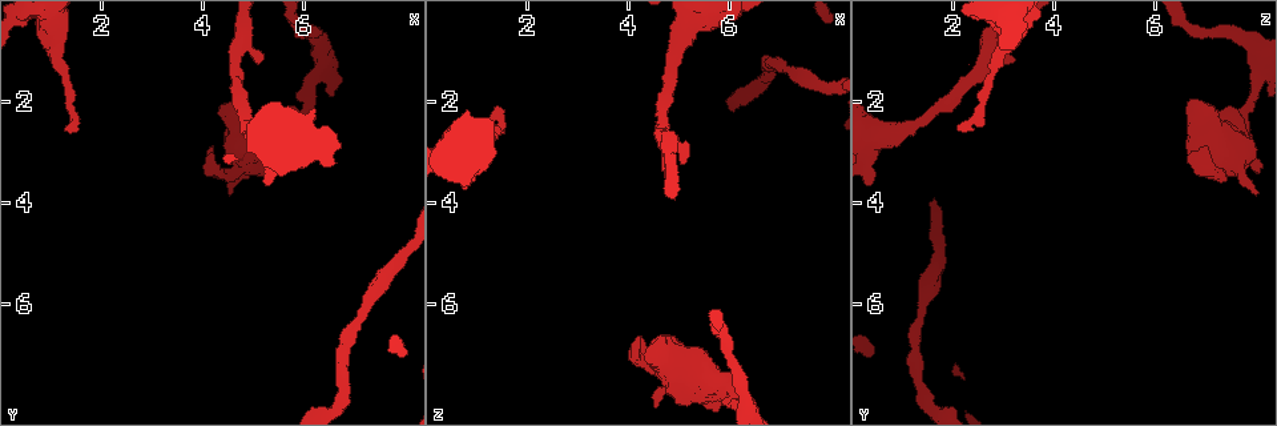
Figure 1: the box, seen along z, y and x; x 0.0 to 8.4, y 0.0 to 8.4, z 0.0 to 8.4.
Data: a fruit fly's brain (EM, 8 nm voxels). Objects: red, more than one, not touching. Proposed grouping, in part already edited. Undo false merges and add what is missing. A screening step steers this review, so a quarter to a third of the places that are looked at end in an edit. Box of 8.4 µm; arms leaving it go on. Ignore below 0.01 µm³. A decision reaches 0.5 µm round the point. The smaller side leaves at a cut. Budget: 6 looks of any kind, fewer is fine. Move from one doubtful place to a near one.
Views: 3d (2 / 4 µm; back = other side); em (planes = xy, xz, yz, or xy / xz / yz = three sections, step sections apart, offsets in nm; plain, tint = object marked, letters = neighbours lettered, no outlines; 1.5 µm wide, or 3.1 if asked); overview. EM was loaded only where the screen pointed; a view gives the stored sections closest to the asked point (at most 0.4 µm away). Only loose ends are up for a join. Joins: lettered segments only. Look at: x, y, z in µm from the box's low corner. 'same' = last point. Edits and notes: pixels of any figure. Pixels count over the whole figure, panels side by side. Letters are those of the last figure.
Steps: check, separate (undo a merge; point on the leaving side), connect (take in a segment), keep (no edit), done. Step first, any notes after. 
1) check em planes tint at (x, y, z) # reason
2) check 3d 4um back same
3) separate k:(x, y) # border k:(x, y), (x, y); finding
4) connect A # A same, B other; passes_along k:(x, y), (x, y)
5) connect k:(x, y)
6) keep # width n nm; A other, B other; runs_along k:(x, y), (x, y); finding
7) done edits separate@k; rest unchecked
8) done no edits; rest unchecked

check 3d 4um at (1.40, 2.60, 2.15)

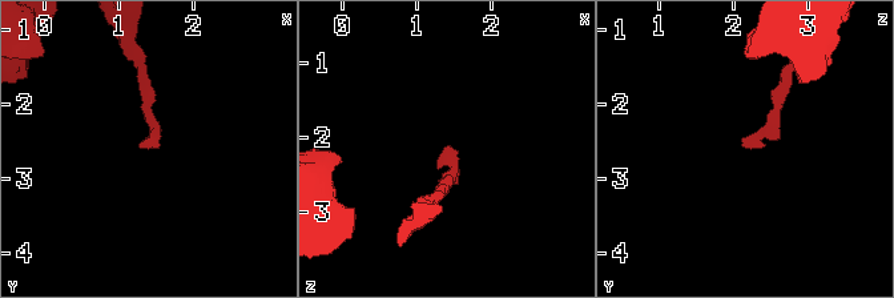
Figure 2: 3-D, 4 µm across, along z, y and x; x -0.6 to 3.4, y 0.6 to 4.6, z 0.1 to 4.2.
check em xy step 4 tint at (1.45, 2.60, 2.10) # shape alone is not enough

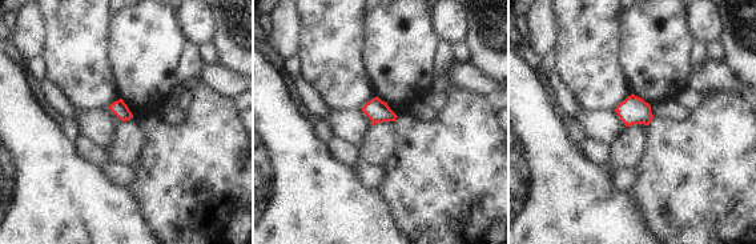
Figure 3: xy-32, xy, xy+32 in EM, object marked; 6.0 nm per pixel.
check em planes letters same

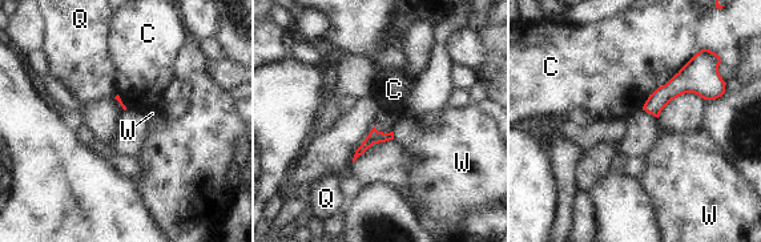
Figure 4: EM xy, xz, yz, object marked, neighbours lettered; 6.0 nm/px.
keep # longest_contact C 500 nm; C other, Q other, W other; border 4:(700, 51), (660, 85), (641, 109); none of them fits

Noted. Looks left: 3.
check em yz step 8 letters at (4.80, 0.80, 2.75) # arms part here

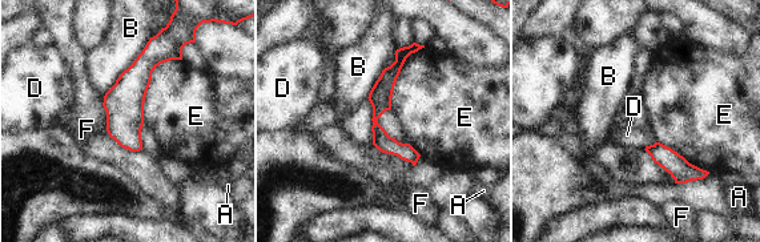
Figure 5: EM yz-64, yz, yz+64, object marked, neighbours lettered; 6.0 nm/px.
keep # A other, B other, D other, E other, F other; border 5:(181, 59), (152, 72), (143, 124); one cell here

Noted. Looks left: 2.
check em xy step 4 letters at (6.10, 1.95, 7.90) # thin neck

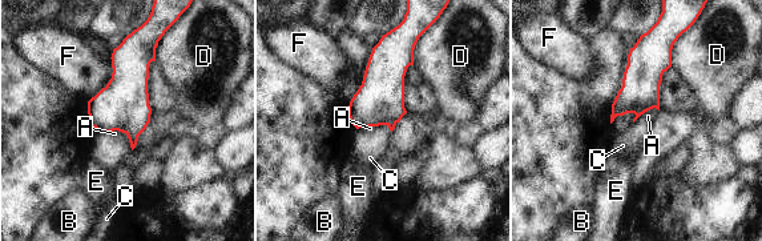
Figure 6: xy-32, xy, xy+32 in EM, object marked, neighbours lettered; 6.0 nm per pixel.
check em planes letters same

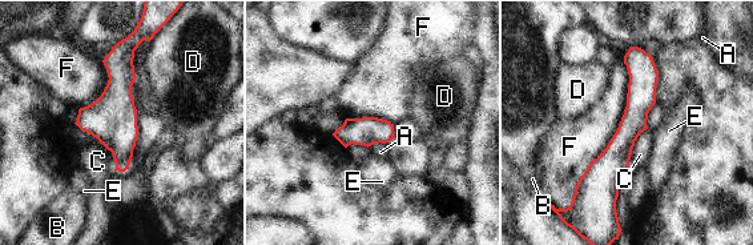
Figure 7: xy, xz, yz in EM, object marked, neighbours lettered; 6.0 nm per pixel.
keep # A other, B other, C other, D other, E other, F other; border 7:(624, 61), (624, 113), (571, 201); all the same cell

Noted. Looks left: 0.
done no edits; rest unchecked

